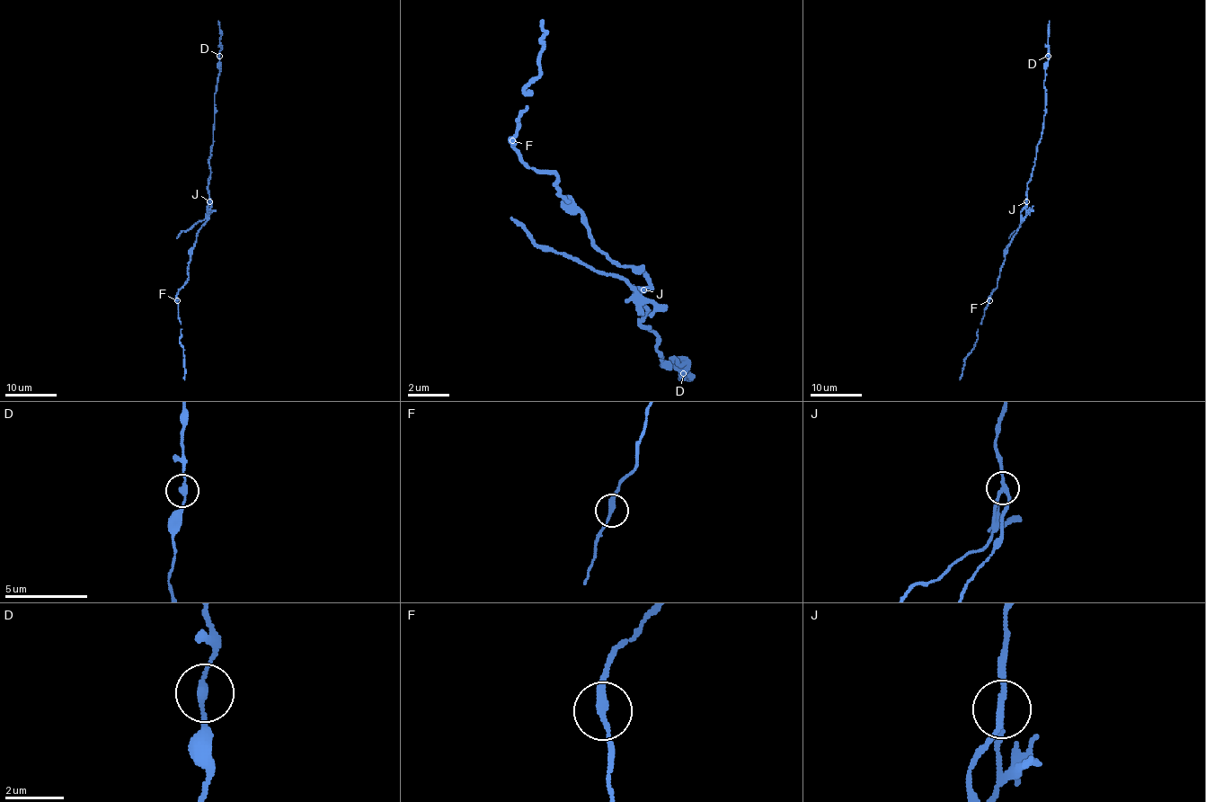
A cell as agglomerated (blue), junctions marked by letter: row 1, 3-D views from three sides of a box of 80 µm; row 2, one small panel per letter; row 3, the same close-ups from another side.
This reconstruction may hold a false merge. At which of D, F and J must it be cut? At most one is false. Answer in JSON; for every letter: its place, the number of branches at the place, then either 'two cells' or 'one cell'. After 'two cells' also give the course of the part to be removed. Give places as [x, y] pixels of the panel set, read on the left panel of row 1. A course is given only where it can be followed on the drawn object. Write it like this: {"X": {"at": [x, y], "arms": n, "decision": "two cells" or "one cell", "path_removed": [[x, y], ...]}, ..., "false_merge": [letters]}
{"D": {"at": [219, 56], "arms": 2, "decision": "one cell"}, "F": {"at": [177, 300], "arms": 2, "decision": "one cell"}, "J": {"at": [209, 201], "arms": 3, "decision": "two cells", "path_removed": [[209, 200], [205, 218], [183, 230], [177, 238]]}, "false_merge": ["J"]}

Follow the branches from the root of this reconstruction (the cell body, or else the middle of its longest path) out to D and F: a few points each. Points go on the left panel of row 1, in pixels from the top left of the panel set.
D: (210, 209), (209, 158), (213, 144), (214, 93), (219, 73), (219, 56)
F: (210, 209), (208, 220), (196, 236), (187, 268), (189, 277), (178, 291), (177, 300)

